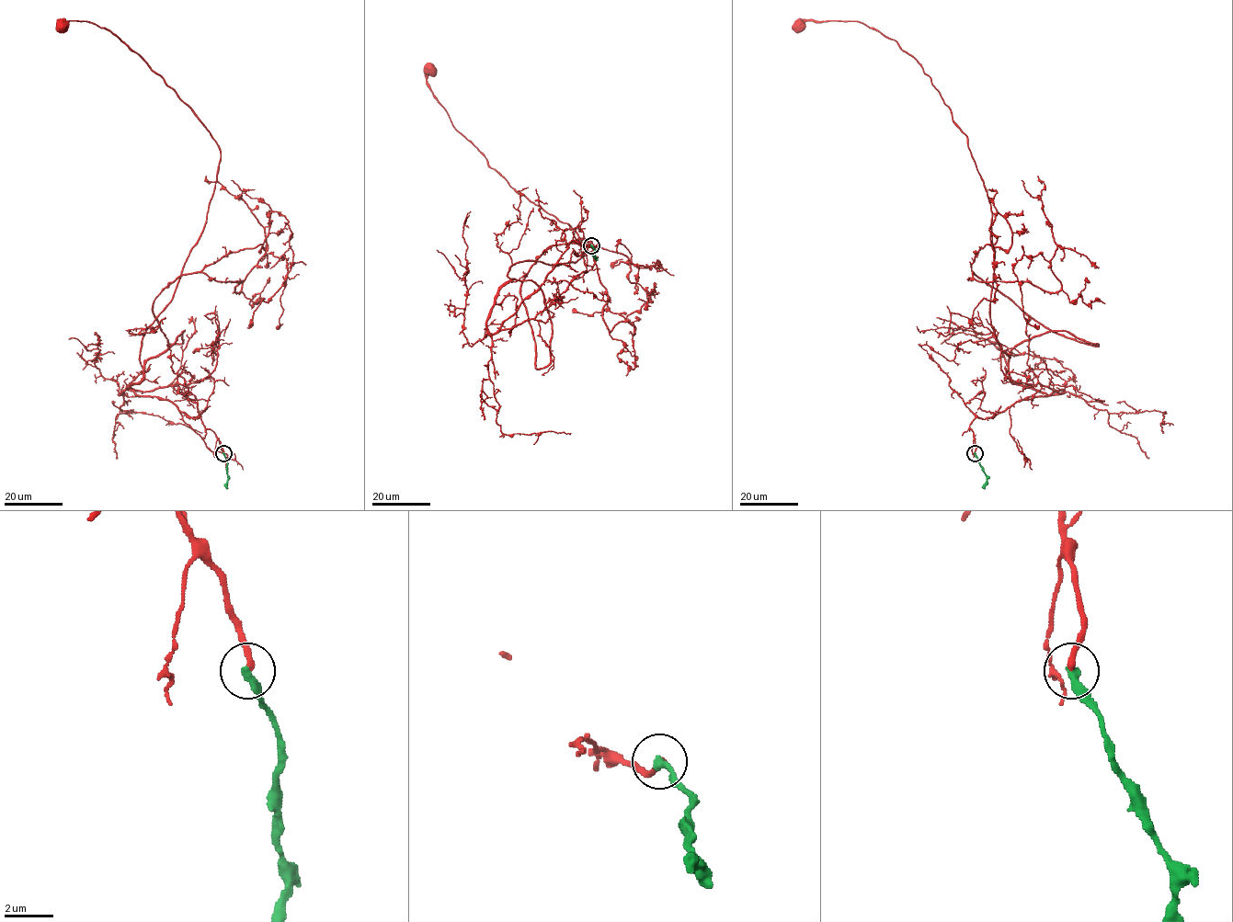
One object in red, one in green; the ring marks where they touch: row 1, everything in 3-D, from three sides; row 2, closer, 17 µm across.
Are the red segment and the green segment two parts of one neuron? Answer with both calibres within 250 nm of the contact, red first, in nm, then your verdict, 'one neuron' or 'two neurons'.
260/360 nm | two neurons

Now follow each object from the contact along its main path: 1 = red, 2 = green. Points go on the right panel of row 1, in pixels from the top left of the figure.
1: (975, 453), (976, 418), (1063, 390), (1008, 376), (967, 136), (896, 40), (795, 24)
2: (975, 453), (987, 477), (983, 488)

